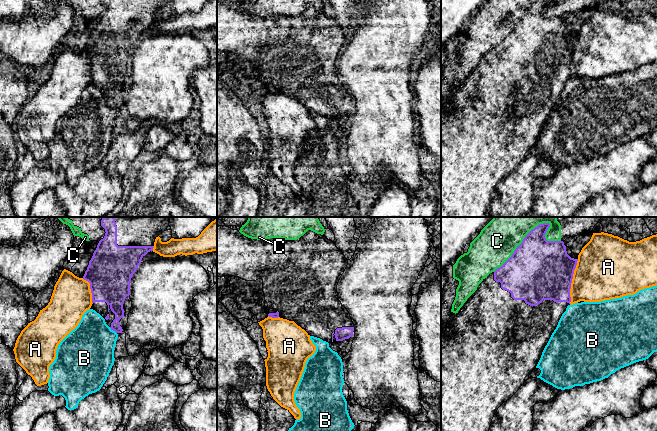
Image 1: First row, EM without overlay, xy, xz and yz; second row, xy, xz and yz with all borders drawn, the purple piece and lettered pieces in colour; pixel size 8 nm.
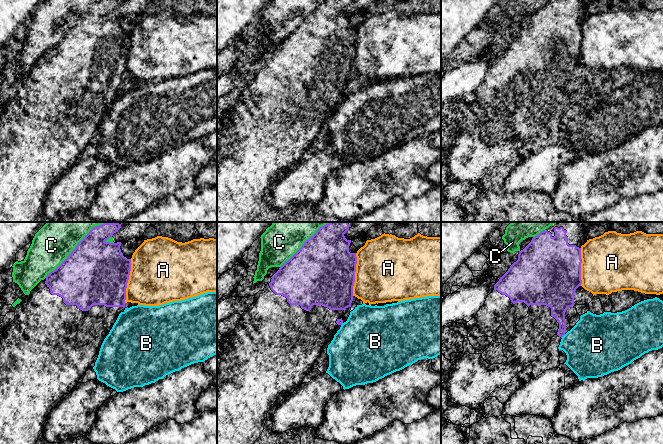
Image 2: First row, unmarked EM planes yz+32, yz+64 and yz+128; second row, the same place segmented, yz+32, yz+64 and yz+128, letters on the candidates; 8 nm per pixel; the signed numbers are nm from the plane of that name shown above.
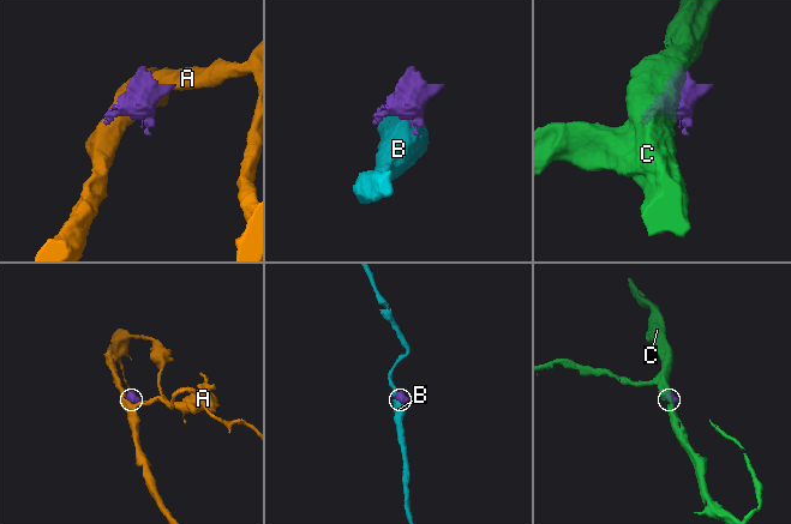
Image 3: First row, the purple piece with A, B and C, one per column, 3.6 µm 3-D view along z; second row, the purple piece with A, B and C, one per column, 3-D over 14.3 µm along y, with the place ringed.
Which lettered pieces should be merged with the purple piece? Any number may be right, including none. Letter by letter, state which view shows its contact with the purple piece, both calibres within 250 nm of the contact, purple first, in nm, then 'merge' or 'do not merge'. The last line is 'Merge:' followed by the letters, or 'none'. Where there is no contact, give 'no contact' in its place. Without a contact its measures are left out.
A: yz | 480/420 nm | do not merge
B: xy | 140/400 nm | do not merge
C: yz | 480/340 nm | do not merge
Merge: none

